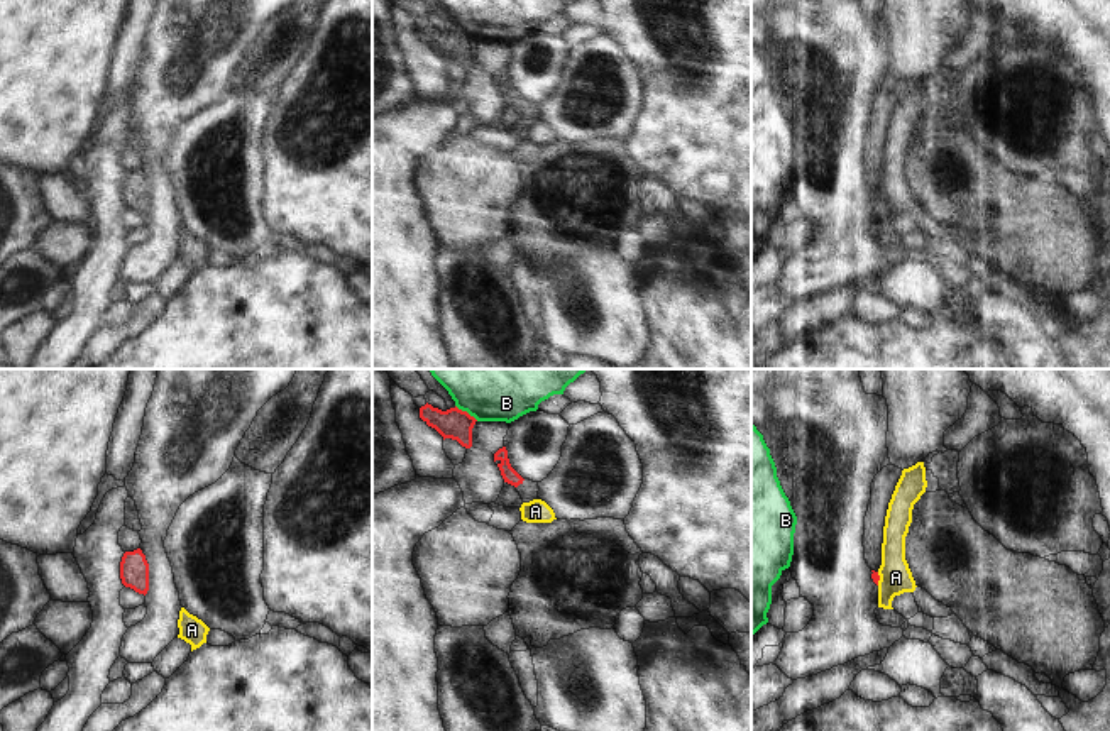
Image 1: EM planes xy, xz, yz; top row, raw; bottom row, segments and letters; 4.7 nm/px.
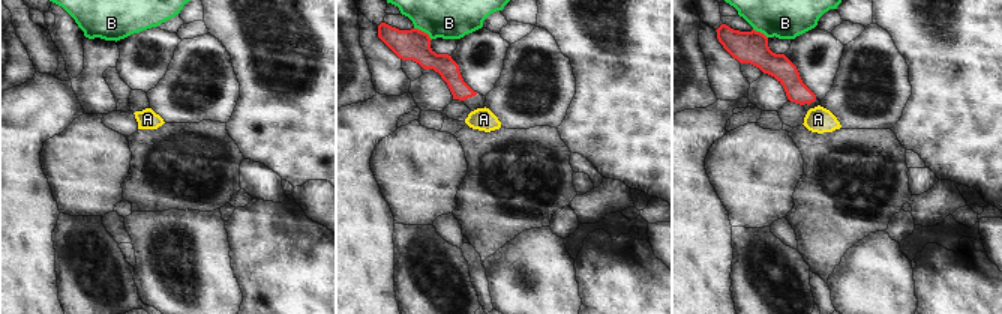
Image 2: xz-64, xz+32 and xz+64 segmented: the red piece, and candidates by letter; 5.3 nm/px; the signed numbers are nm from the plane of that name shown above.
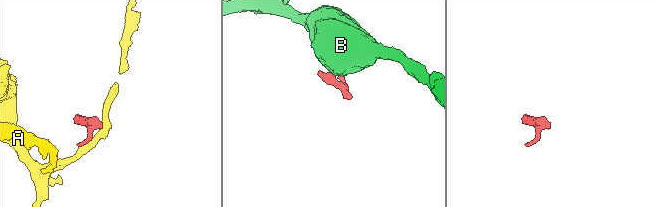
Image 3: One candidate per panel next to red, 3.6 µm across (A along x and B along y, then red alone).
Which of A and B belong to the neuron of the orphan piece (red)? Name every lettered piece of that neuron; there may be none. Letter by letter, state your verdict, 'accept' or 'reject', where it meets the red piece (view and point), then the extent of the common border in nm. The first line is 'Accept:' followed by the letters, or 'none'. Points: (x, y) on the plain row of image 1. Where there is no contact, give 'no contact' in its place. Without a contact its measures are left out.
Accept: none
A: reject | yz (879, 200) | 60 nm
B: reject | xz (466, 32) | 130 nm

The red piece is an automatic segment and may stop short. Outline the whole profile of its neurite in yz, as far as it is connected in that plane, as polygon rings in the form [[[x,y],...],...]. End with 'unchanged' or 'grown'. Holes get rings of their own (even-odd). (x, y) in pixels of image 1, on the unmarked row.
[[[890,85],[883,88],[871,103],[871,120],[865,137],[863,168],[865,181],[873,193],[871,200],[876,206],[880,201],[878,190],[882,186],[885,137],[900,96],[902,90]]]; grown

